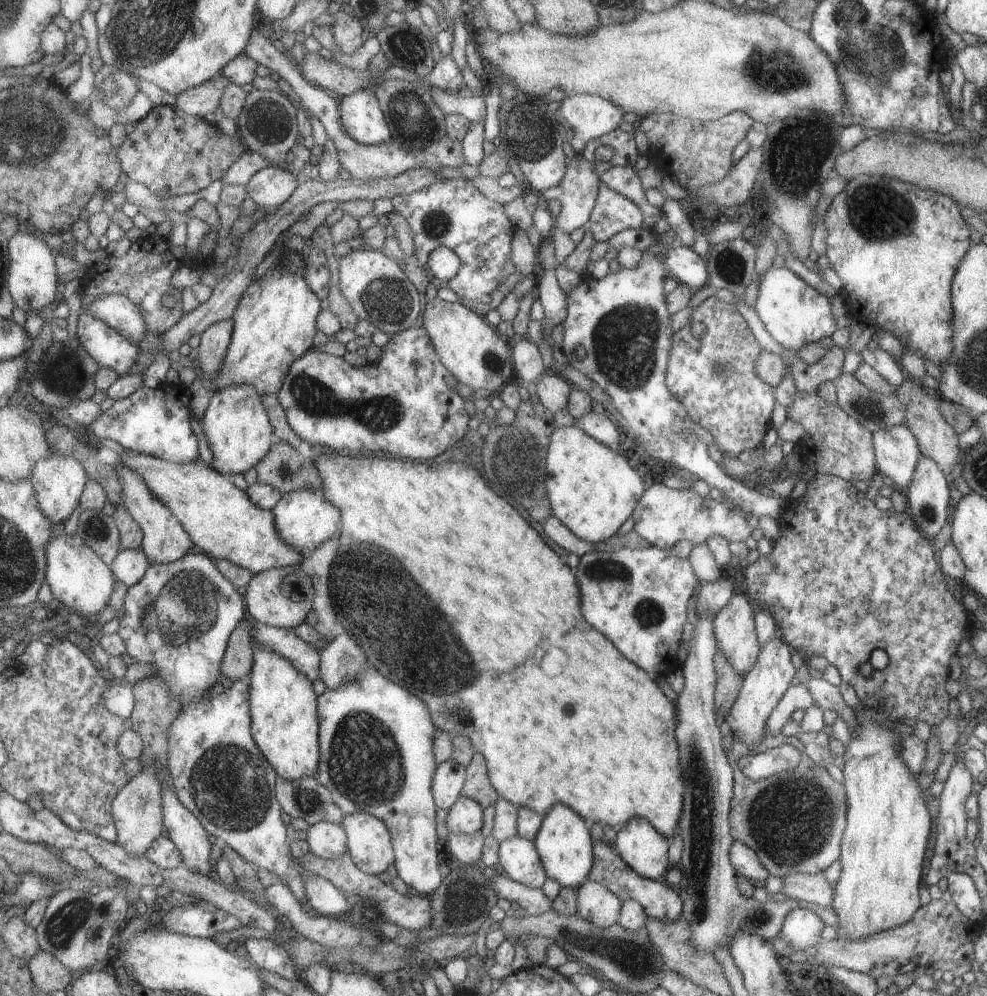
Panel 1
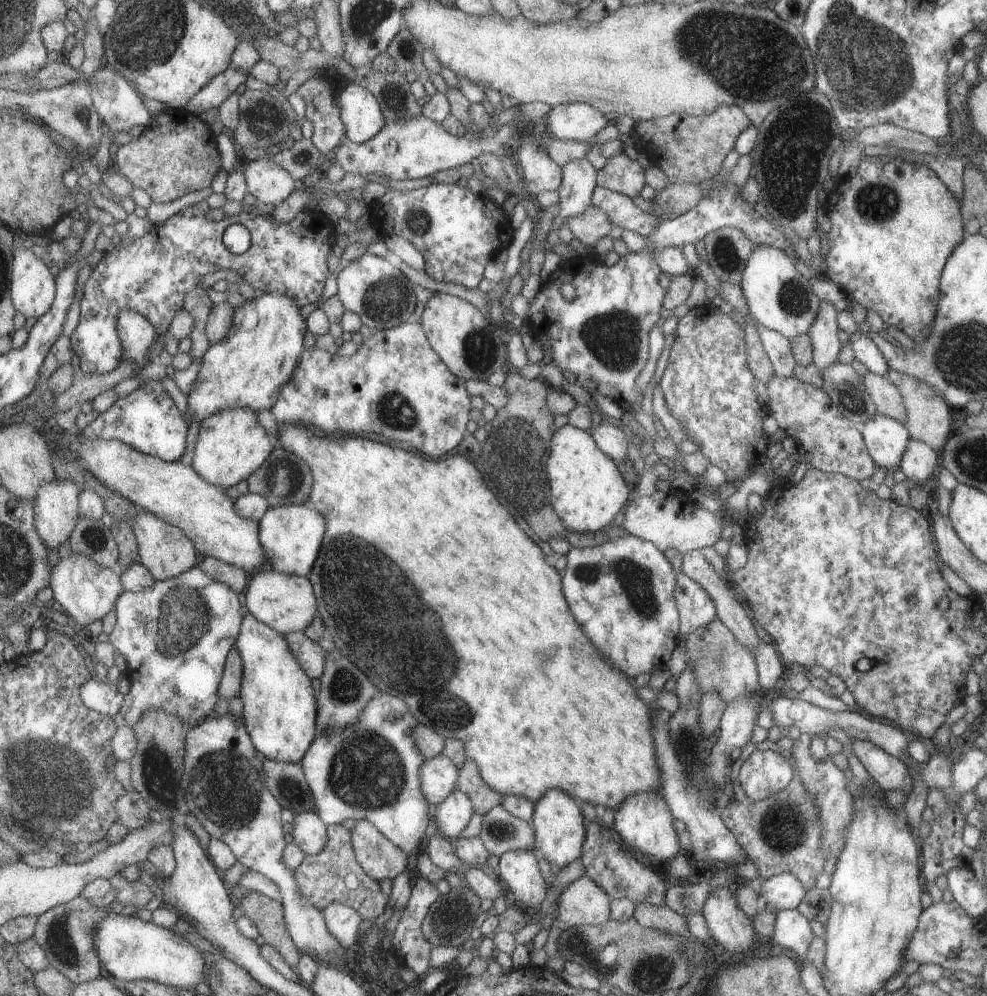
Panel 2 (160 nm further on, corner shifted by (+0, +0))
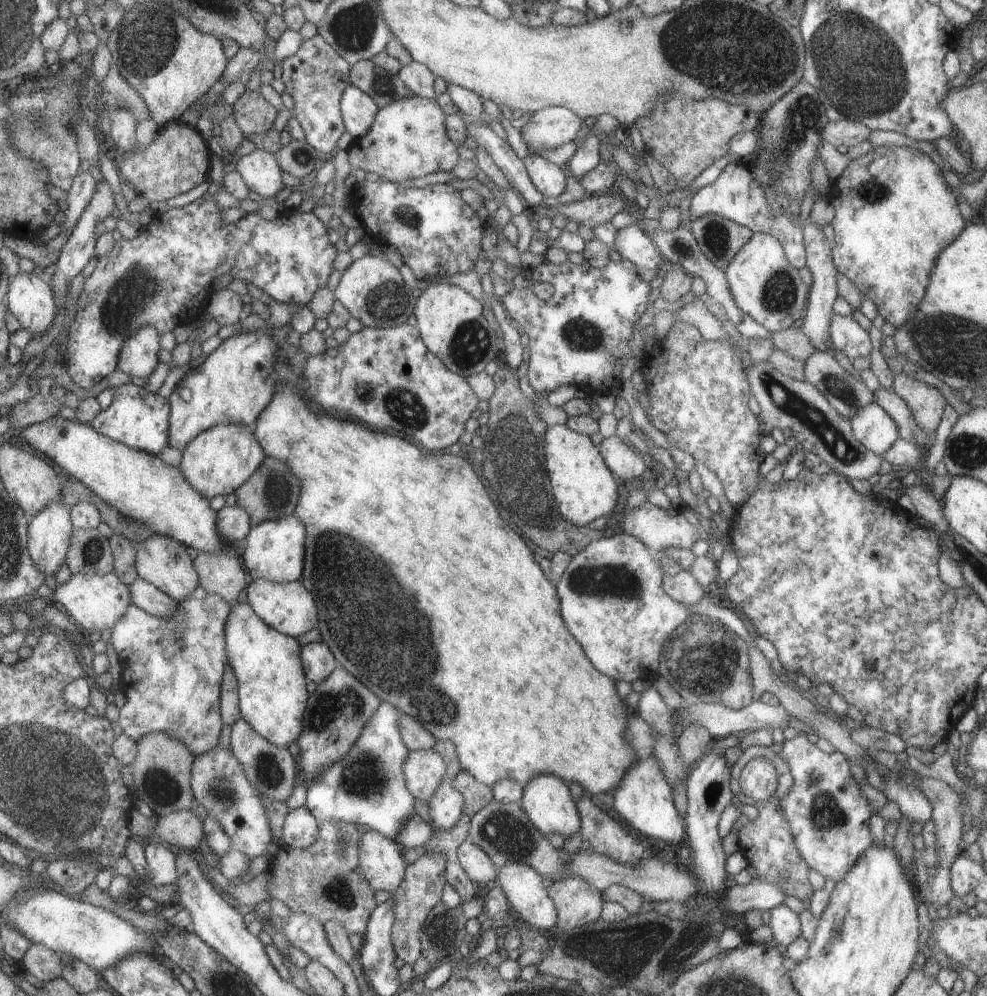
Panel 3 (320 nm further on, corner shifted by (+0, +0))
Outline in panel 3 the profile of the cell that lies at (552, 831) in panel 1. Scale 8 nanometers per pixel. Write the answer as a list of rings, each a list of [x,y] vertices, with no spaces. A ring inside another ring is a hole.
[[[536,774],[522,786],[520,807],[525,811],[533,826],[545,836],[557,833],[565,838],[575,834],[580,828],[580,818],[574,801],[563,780],[553,778],[553,774]]]

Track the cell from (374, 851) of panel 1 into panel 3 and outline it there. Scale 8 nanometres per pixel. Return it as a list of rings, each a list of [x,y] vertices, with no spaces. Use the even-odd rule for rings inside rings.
[[[377,831],[361,833],[358,863],[367,884],[374,890],[392,893],[403,880],[406,862],[399,844]]]

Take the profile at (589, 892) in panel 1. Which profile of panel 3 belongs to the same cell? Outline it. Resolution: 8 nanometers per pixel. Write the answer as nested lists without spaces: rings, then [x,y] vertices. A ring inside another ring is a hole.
[[[569,877],[546,884],[556,910],[555,933],[597,920],[602,909],[601,891],[583,879]]]

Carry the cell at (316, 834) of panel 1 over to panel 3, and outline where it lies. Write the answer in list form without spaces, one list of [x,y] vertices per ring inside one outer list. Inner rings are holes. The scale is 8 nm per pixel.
[[[307,808],[289,809],[282,826],[281,842],[294,849],[305,848],[317,838],[317,825]]]

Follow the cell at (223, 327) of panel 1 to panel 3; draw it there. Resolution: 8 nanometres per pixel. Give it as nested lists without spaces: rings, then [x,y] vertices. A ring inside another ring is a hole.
[[[229,289],[211,293],[205,314],[209,314],[219,326],[235,324],[242,318],[241,296]]]

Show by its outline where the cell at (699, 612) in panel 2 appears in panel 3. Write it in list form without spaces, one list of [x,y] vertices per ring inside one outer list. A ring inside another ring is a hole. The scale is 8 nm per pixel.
[[[683,569],[673,576],[663,573],[660,585],[669,598],[685,605],[697,603],[705,596],[703,587]]]

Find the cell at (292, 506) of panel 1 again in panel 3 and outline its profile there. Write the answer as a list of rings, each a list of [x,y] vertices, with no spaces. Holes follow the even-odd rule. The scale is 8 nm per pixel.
[[[295,516],[263,521],[251,527],[243,547],[238,552],[243,566],[252,580],[265,579],[276,583],[299,580],[302,573],[305,527]]]

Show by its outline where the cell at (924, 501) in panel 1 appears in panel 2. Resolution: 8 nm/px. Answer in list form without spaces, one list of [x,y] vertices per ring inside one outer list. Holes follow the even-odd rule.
[[[909,438],[898,467],[906,476],[909,486],[920,486],[930,476],[936,476],[940,468],[938,462],[939,456],[930,446]]]

